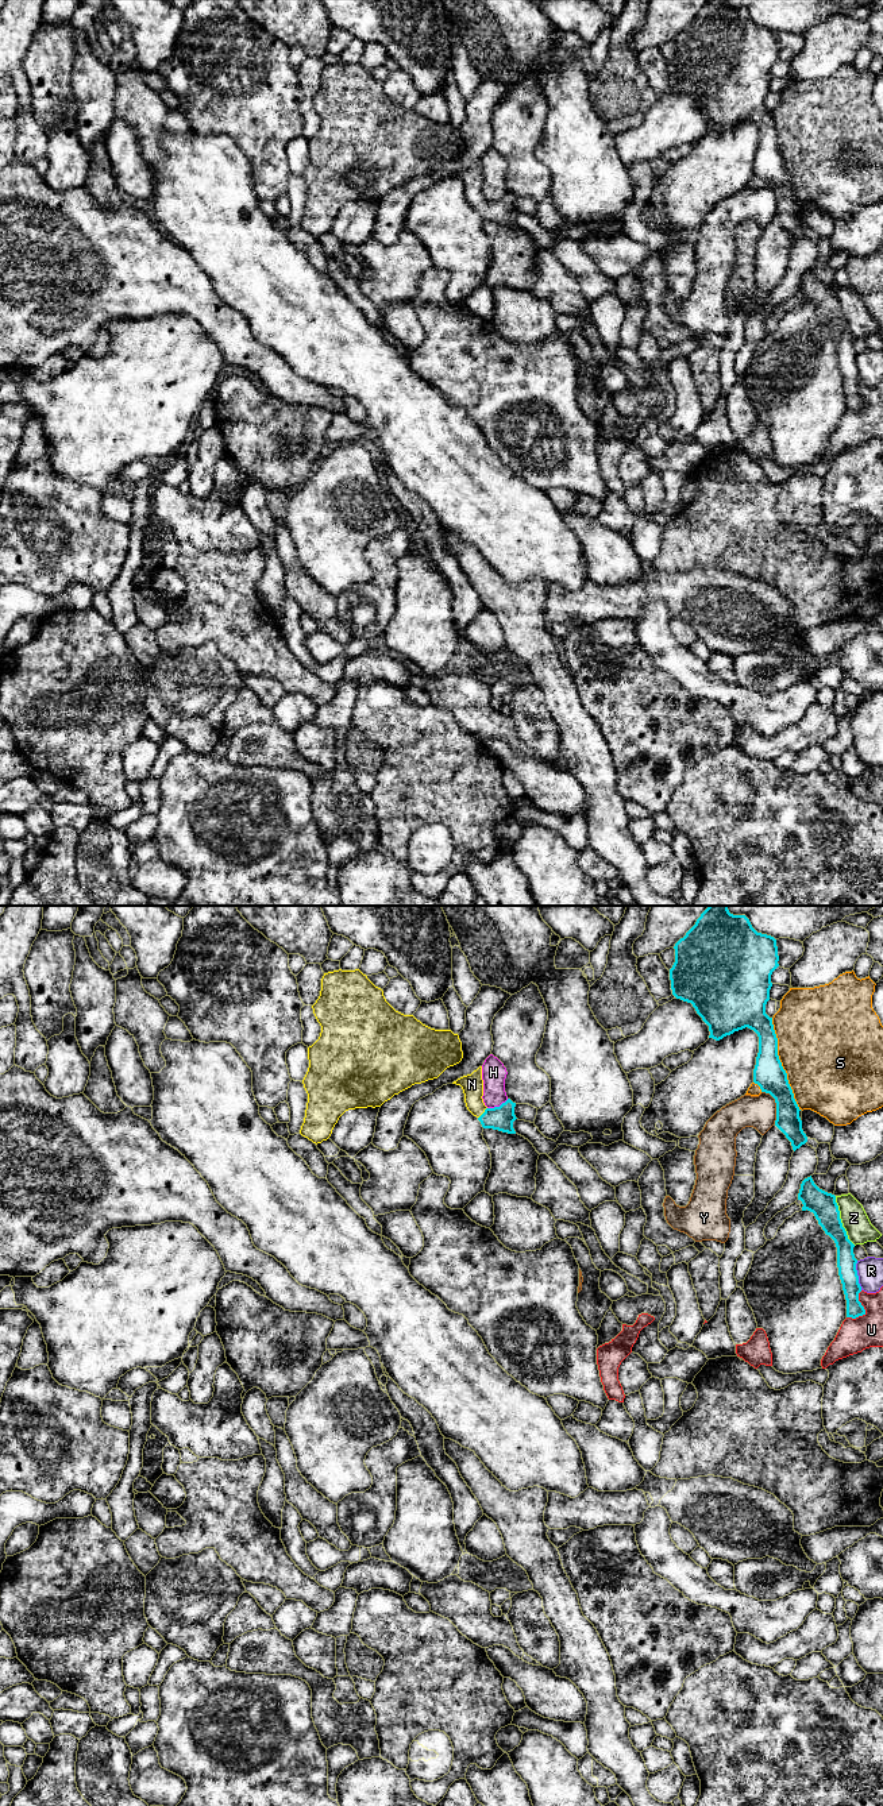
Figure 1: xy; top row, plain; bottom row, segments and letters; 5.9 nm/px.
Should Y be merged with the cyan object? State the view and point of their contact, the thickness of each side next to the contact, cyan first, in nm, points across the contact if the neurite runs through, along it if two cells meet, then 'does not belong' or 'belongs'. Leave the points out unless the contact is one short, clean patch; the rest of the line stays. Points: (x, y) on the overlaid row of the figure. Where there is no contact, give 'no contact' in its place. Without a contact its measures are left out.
contact xy (777, 1106); calibres 190 and 190 nm; does not belong

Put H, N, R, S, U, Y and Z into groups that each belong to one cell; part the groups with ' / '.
H / N / R / S / U / Y / Z

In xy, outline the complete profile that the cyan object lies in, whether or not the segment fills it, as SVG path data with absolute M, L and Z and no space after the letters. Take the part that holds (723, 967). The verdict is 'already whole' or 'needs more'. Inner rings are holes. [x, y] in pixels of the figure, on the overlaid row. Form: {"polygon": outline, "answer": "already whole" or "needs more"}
{"polygon": "M709 906L674 949L675 962L670 969L672 995L693 1004L709 1026L709 1038L720 1041L745 1027L757 1034L759 1053L753 1083L760 1087L761 1092L775 1099L775 1126L791 1142L795 1151L807 1142L807 1137L802 1130L801 1110L778 1056L778 1038L772 1018L766 1014L772 987L771 975L779 966L776 939L757 933L745 915L730 914L728 906Z", "answer": "already whole"}

